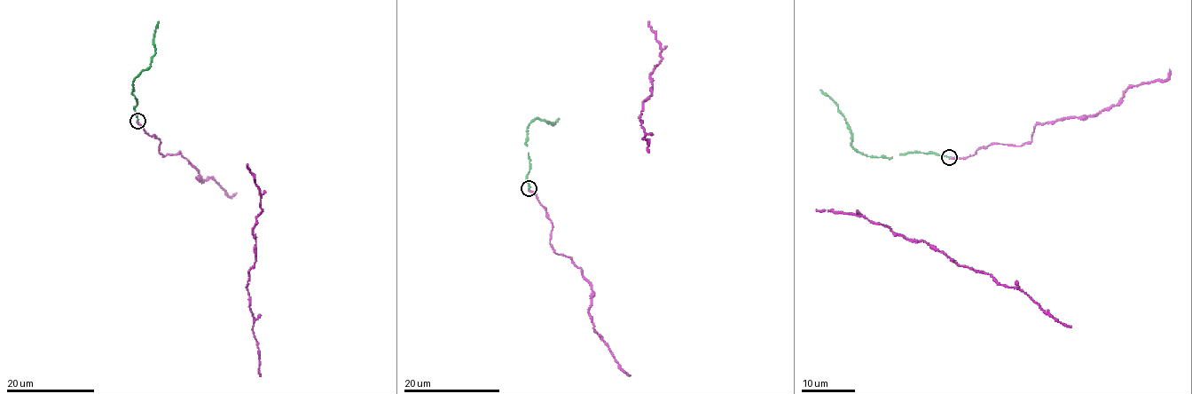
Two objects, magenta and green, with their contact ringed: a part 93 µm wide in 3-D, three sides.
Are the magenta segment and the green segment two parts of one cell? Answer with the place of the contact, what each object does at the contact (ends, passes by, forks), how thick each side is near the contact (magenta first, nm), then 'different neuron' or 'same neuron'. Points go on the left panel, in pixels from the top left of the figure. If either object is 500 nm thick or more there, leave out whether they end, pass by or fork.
place (137, 121); magenta ends; green ends; calibres 170 and 130 nm; same neuron

